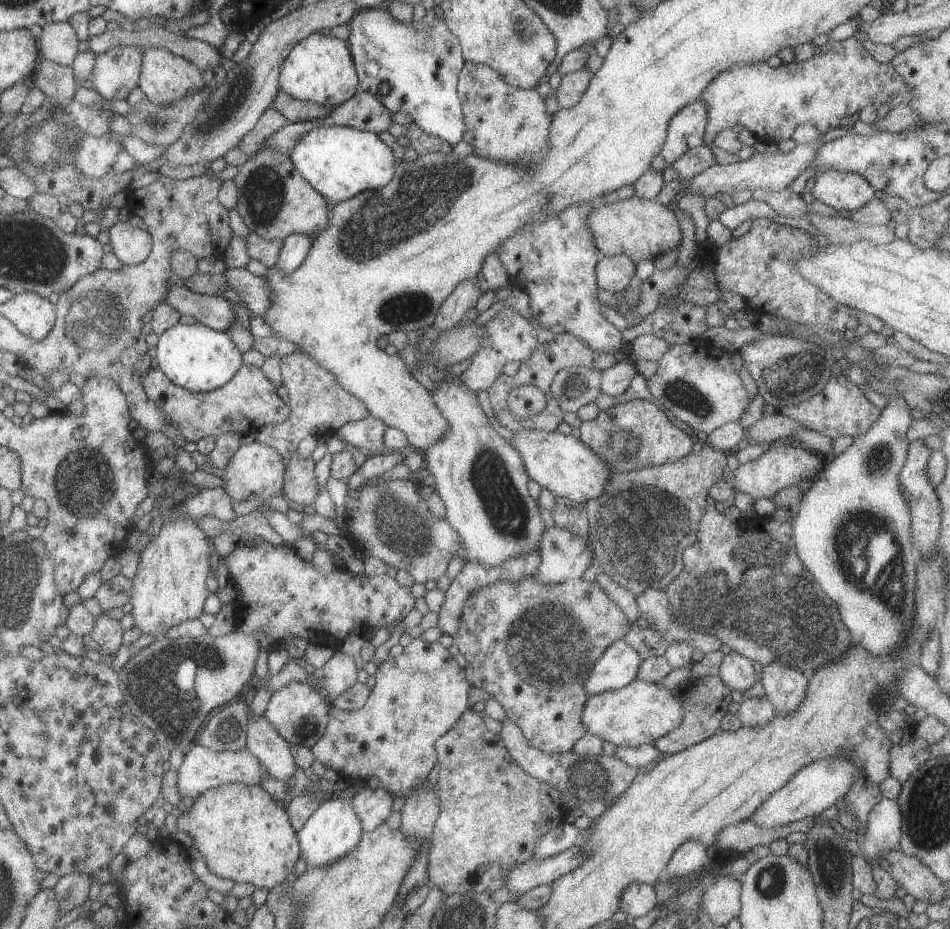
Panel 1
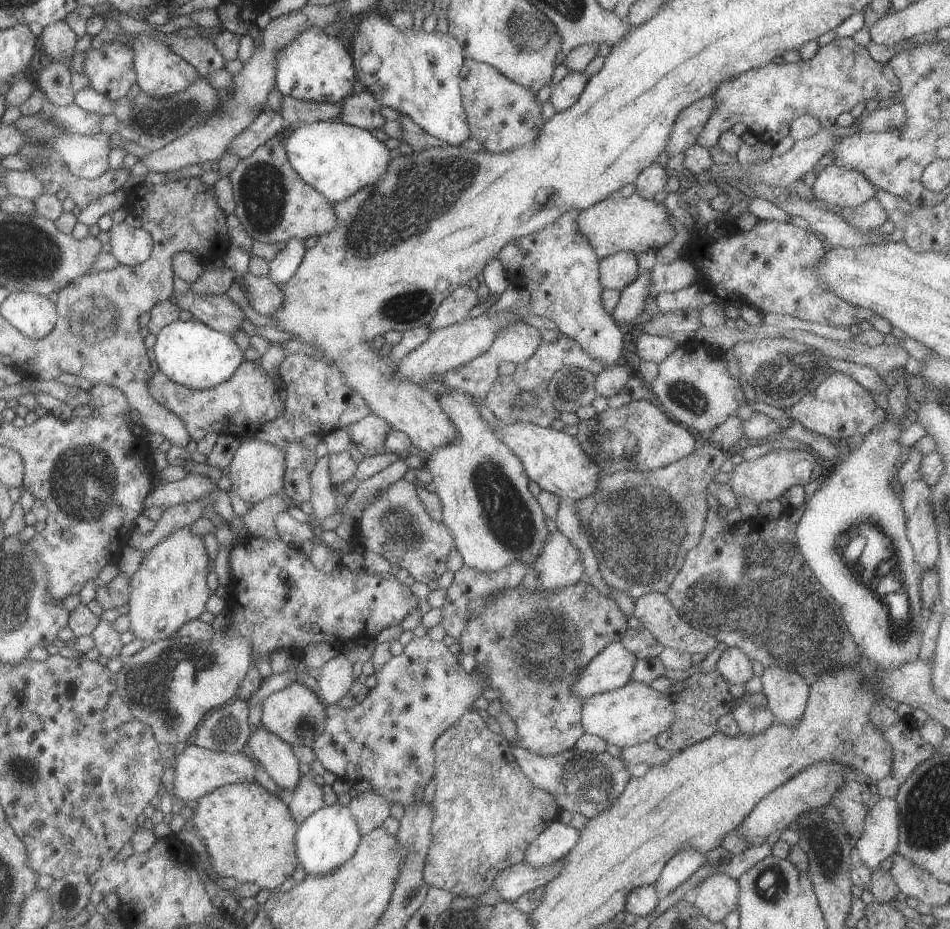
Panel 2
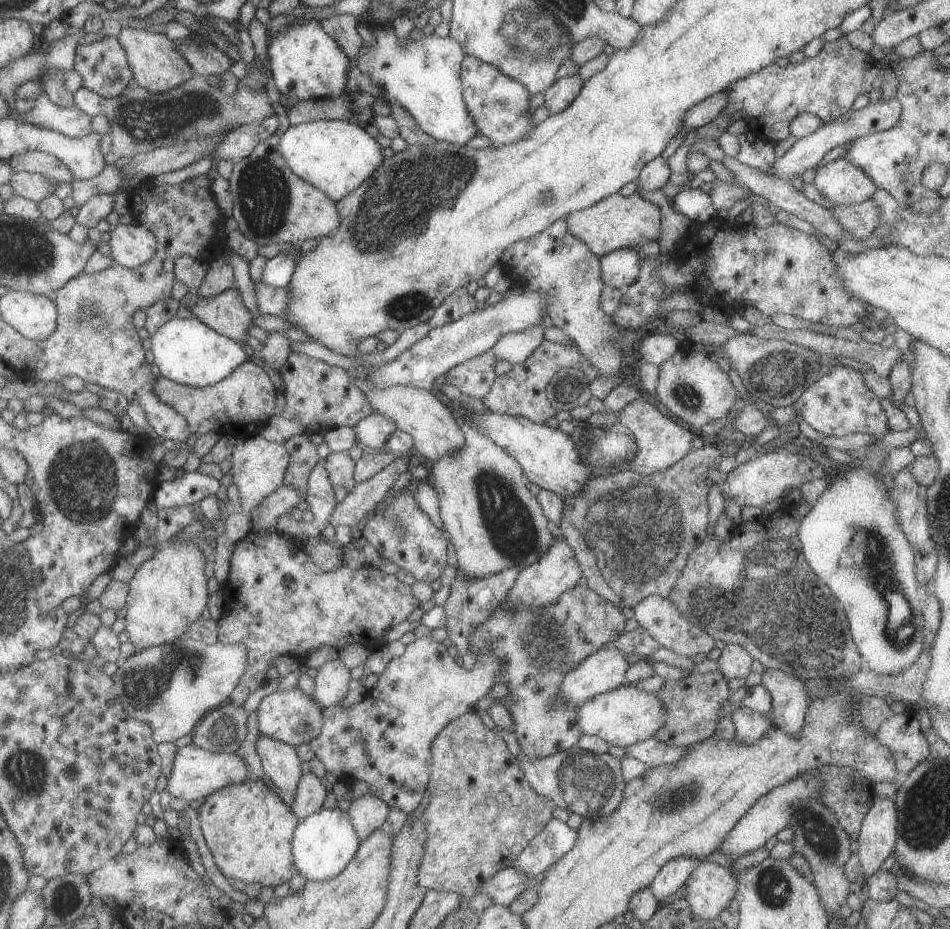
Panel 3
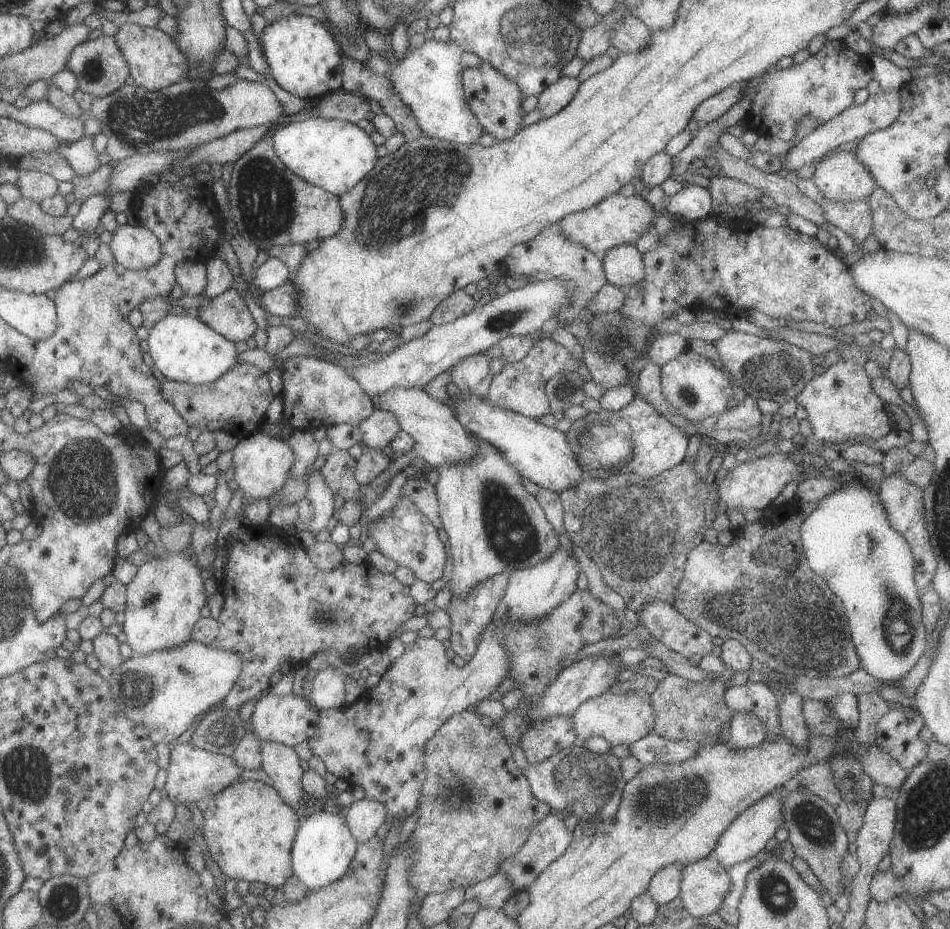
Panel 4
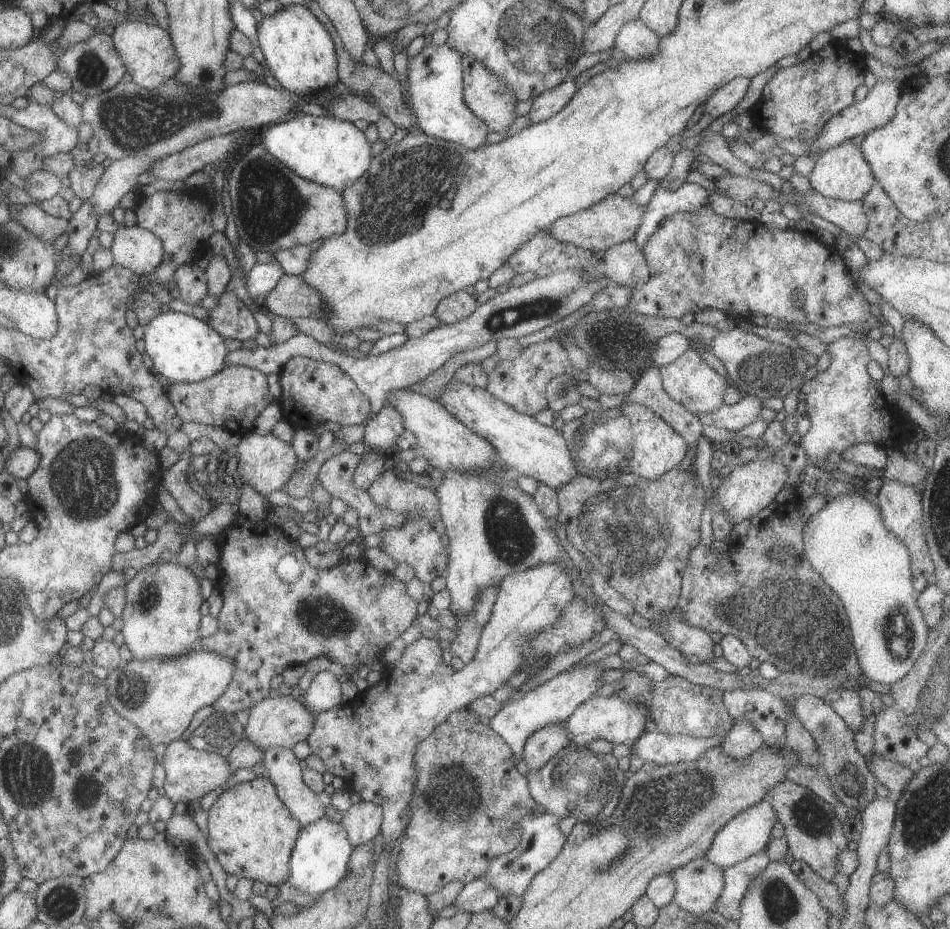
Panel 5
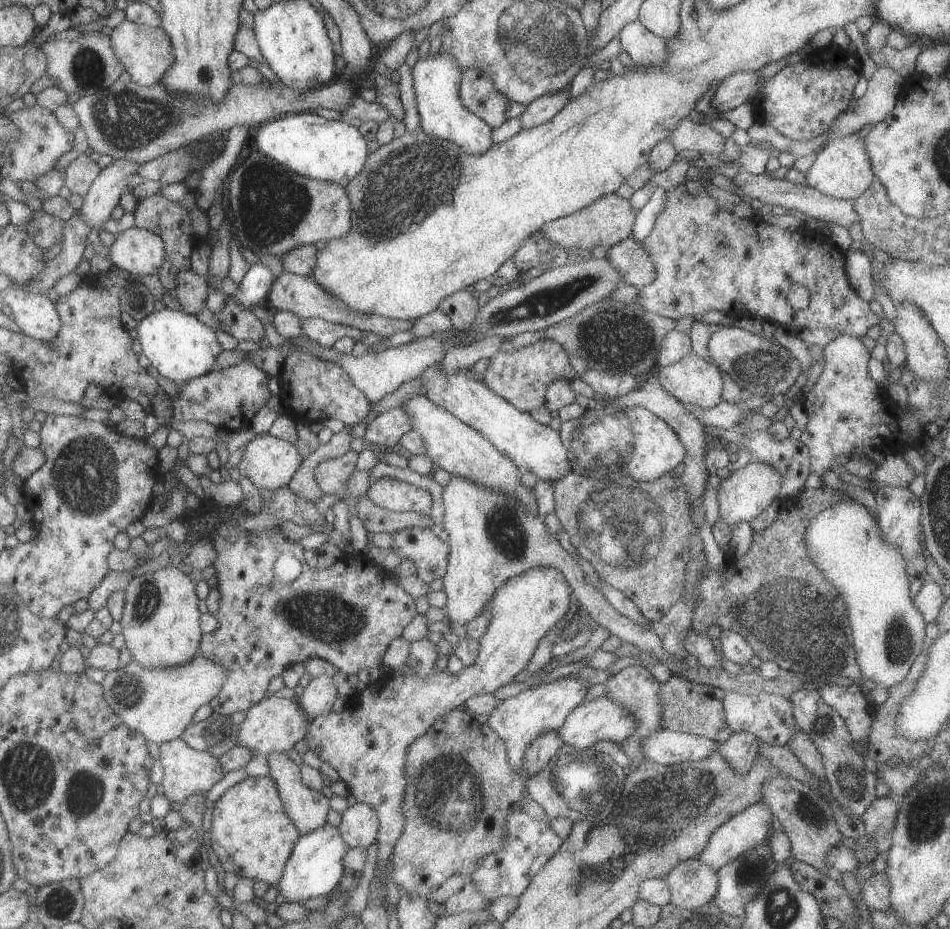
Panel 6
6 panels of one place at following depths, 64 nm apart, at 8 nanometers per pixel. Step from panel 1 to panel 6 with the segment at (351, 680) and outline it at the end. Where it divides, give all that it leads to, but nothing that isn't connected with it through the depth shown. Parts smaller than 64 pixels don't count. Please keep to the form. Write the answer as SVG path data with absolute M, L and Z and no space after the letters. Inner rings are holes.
M331 676L314 677L302 692L302 695L295 697L295 700L302 706L302 710L310 718L316 718L320 714L328 714L332 711L332 706L338 698L338 690L334 686Z

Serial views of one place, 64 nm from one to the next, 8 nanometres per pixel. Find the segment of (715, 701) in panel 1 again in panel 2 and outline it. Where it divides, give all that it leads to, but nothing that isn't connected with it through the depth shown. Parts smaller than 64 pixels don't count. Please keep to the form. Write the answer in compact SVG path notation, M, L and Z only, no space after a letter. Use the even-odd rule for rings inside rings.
M711 671L708 674L694 673L682 681L675 681L666 692L668 698L676 706L676 718L672 726L655 738L657 745L671 753L678 753L687 746L710 738L718 732L718 719L724 714L730 714L737 705L737 701L730 695L728 682L720 672Z

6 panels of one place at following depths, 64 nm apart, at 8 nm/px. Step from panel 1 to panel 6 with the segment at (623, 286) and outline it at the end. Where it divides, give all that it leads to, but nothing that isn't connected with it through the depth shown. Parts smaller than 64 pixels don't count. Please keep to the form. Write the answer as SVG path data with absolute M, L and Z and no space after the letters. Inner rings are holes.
M633 237L608 247L607 259L622 274L622 282L642 288L656 278L656 268L643 243Z

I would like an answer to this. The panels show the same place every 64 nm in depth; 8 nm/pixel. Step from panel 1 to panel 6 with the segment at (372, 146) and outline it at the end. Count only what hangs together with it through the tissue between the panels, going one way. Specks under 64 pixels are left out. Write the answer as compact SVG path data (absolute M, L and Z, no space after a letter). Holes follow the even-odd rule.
M311 111L264 122L254 134L253 146L298 175L340 186L350 184L368 160L368 141L359 128L344 120L327 120Z

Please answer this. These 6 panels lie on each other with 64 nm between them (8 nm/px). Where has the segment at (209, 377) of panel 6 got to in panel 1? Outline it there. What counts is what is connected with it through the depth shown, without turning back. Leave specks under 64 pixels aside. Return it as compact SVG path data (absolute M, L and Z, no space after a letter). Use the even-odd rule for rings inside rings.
M242 365L222 388L198 394L176 386L159 367L150 369L141 381L148 398L162 410L166 424L178 426L186 442L198 442L205 436L217 437L228 431L243 437L290 418L291 408L278 387L266 378L261 368L252 365Z

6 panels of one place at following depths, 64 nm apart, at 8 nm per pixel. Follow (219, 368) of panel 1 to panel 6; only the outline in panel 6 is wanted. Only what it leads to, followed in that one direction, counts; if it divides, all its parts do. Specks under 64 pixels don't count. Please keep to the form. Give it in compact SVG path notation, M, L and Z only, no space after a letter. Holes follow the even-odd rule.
M168 307L155 310L142 322L137 322L136 330L142 352L153 368L165 378L179 384L208 374L216 366L216 356L220 356L222 352L222 346L216 336L217 330L208 327L196 315L186 311Z

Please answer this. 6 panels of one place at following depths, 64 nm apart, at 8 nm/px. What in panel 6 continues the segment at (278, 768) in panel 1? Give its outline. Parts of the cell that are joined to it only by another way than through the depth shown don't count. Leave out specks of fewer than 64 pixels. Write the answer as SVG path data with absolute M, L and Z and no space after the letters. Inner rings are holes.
M272 752L266 758L270 765L269 777L276 782L286 814L296 824L300 834L308 834L312 830L322 828L326 824L326 814L330 810L329 799L322 792L316 792L302 782L300 765L296 764L294 760L290 760L288 752Z

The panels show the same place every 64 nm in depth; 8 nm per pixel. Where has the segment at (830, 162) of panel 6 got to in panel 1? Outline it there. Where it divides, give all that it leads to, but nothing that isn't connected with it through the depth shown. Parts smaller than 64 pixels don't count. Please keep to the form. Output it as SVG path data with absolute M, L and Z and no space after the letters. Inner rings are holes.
M828 170L817 174L815 180L813 192L815 200L832 206L837 211L854 212L870 202L877 192L865 178L851 172Z

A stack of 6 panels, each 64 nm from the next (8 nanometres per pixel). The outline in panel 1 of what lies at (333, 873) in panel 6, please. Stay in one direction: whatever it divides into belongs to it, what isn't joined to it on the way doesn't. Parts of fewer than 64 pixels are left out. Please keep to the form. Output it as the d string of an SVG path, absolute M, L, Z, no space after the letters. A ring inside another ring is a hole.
M336 794L320 804L318 810L312 813L304 828L297 832L302 858L306 860L307 866L328 866L340 858L344 858L350 850L354 850L360 842L363 826L354 812L350 800L339 798Z

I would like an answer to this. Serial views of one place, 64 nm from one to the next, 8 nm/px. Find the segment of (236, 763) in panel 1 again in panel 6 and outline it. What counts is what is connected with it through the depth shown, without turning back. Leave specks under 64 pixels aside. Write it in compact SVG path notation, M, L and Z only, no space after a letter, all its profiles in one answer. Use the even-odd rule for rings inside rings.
M178 738L170 742L163 742L160 746L160 762L164 768L162 786L164 794L170 801L183 803L193 794L206 794L214 784L224 778L224 770L220 766L220 758L210 754L210 751L198 751L188 746L184 740Z

